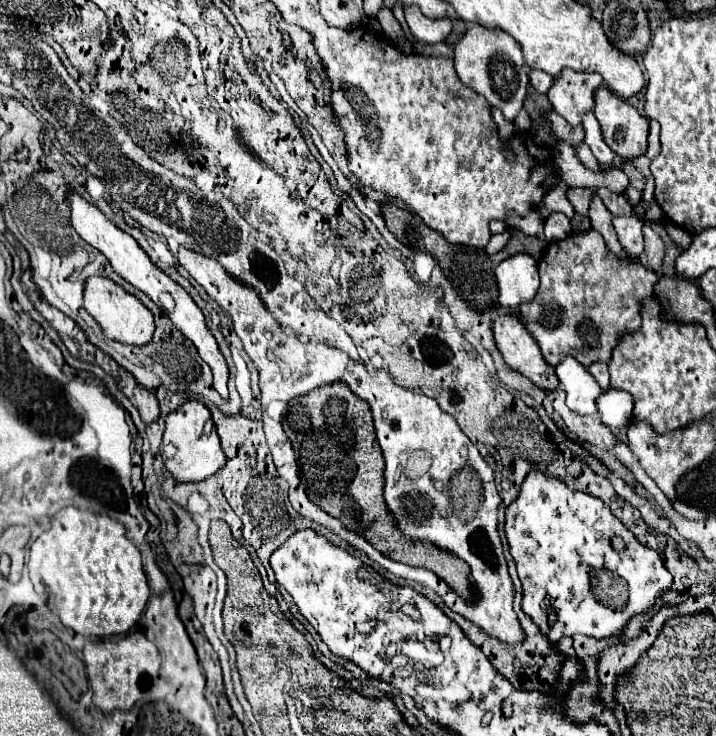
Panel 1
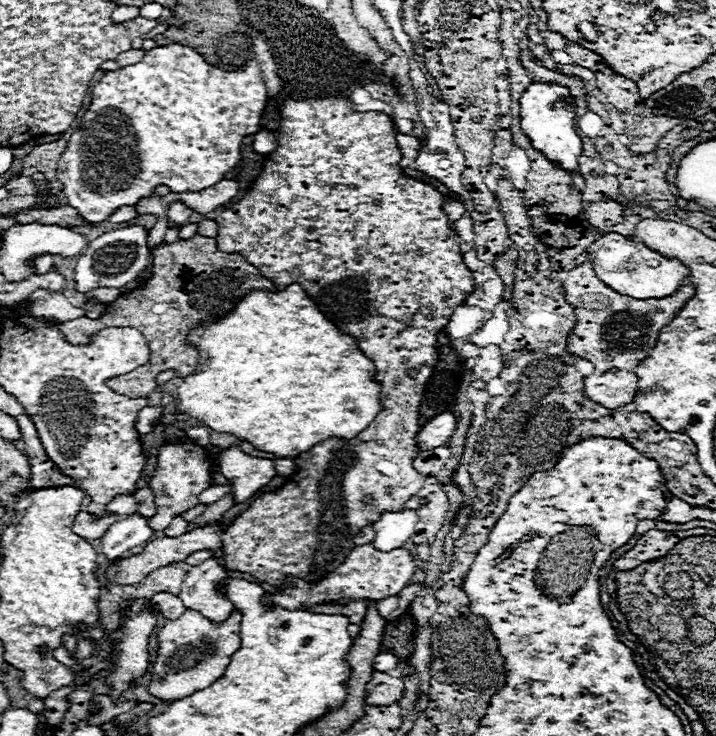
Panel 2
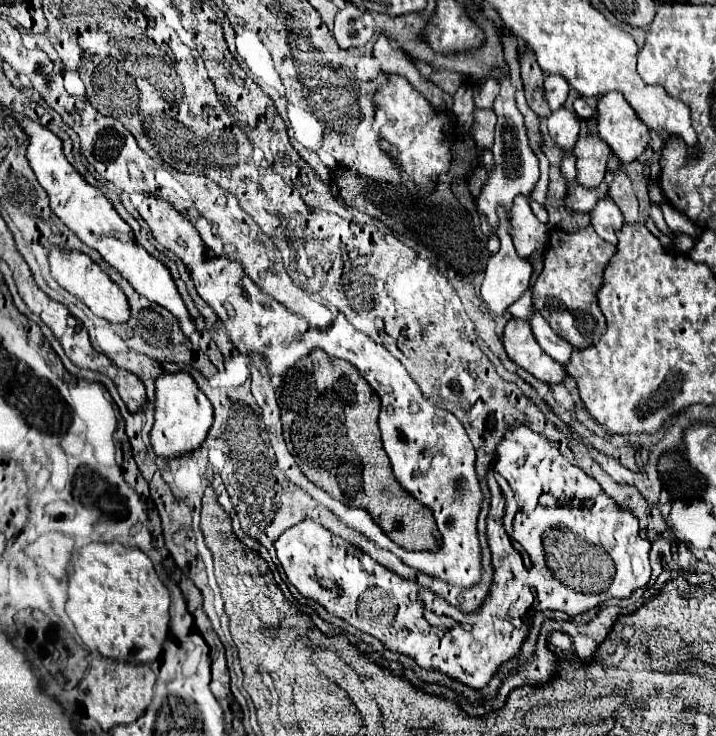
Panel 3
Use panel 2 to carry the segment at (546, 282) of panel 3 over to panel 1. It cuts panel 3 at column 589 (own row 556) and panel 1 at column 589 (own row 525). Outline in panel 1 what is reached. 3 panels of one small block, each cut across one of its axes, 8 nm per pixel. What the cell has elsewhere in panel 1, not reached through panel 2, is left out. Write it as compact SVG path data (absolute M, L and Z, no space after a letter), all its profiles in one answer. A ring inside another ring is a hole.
M594 230L584 234L570 234L562 242L548 244L544 258L540 260L540 290L532 304L520 306L520 320L526 330L538 342L542 356L546 362L556 368L564 358L576 358L584 368L590 364L608 362L612 358L612 350L616 342L620 342L626 334L632 334L642 324L642 304L652 296L654 284L660 280L660 274L646 270L636 262L620 262L616 256L606 252L606 244Z

